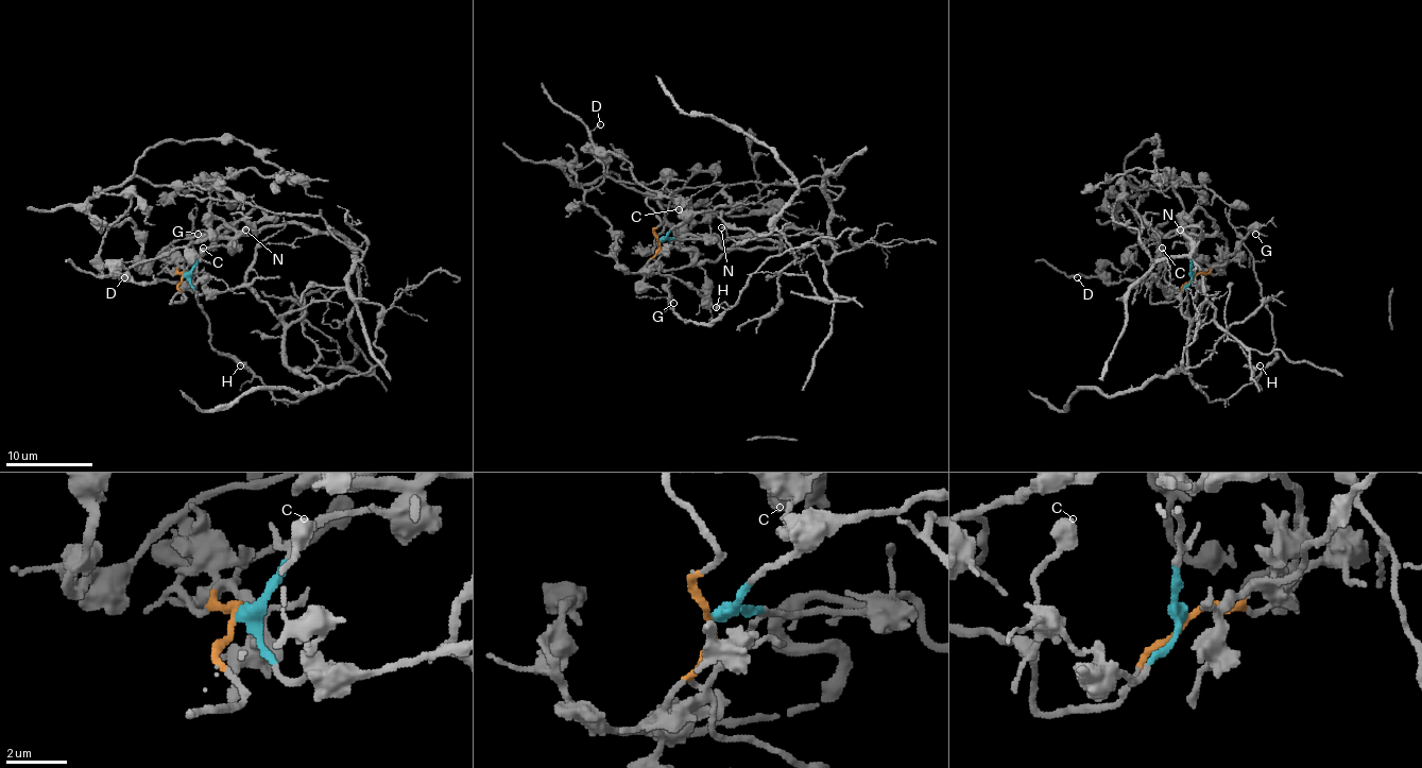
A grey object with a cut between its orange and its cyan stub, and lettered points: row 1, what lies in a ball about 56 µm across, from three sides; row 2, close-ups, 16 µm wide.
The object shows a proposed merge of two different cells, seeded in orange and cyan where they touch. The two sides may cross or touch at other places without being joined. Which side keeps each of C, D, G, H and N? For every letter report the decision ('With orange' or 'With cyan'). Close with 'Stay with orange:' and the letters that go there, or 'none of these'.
C: With orange
D: With orange
G: With cyan
H: With cyan
N: With cyan
Stay with orange: C, D

